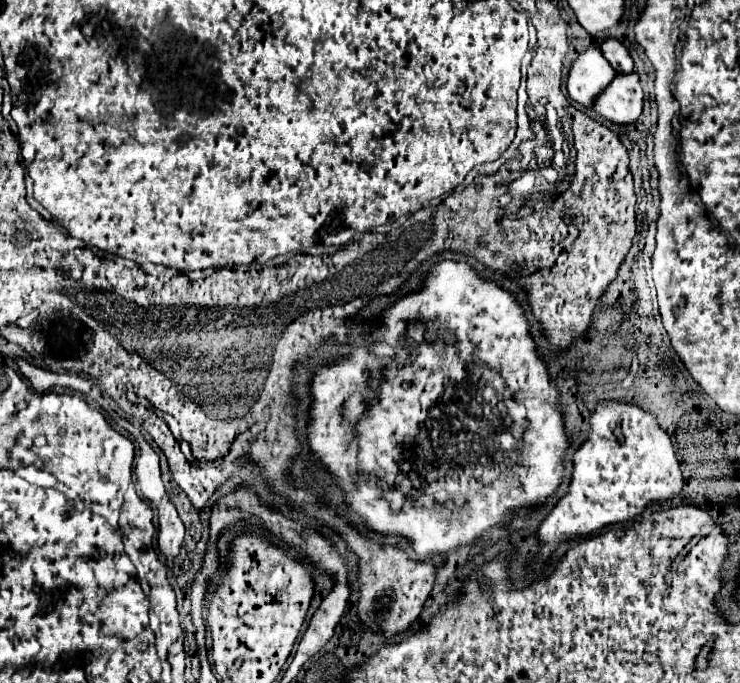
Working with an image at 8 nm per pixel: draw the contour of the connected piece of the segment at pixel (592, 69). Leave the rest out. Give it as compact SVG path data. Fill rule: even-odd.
M591 47L591 49L579 53L569 63L569 73L567 73L569 97L583 107L591 107L591 105L587 105L587 101L591 101L591 97L595 97L595 93L599 93L599 89L603 89L603 85L607 85L607 81L611 81L611 75L615 75L615 69L611 69L611 65L605 61L605 57L601 55L599 49Z

